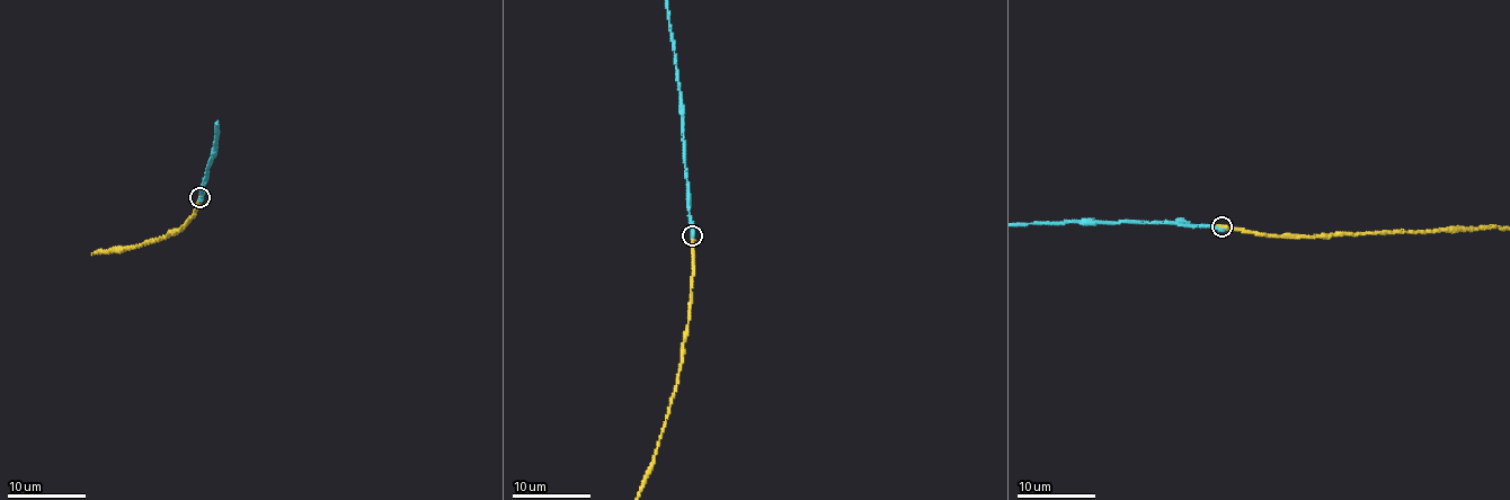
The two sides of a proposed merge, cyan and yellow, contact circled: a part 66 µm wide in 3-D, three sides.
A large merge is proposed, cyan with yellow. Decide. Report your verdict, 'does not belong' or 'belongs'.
does not belong

